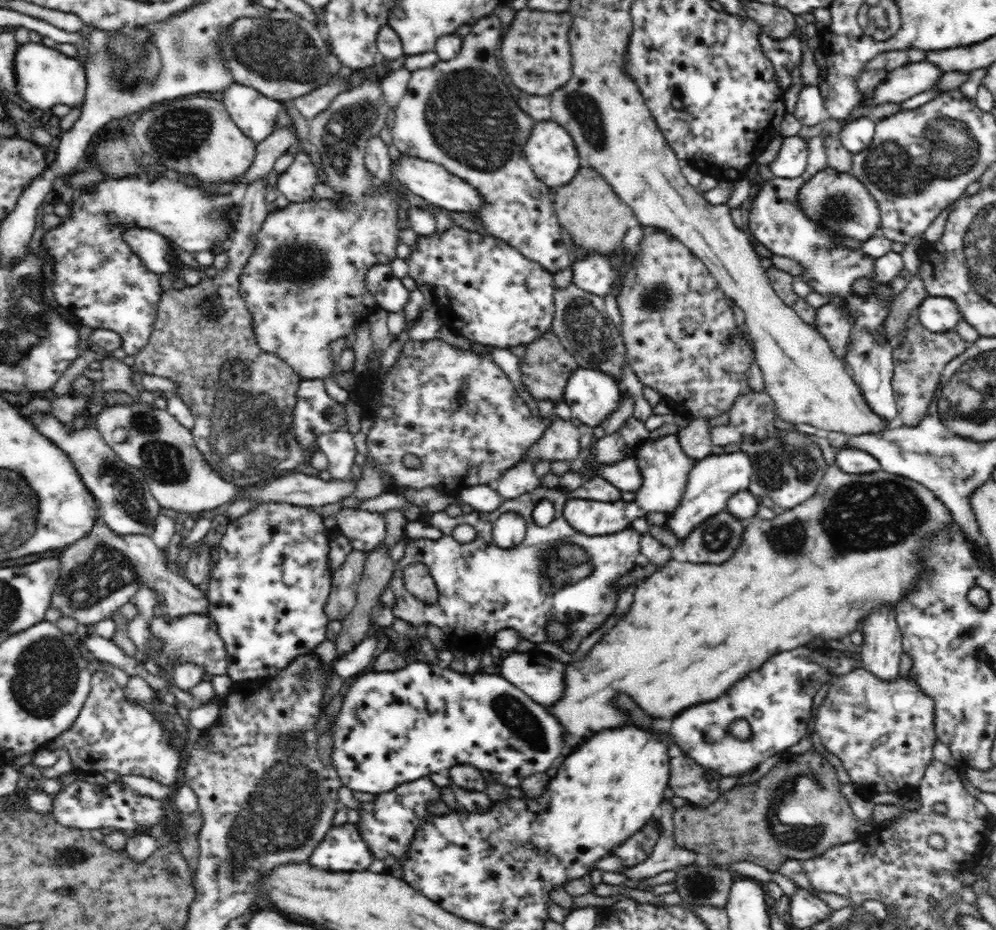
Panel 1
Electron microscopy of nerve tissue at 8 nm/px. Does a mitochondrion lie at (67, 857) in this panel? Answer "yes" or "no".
yes

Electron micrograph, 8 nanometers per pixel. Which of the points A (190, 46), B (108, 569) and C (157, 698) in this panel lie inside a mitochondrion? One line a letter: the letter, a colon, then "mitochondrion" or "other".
A: mitochondrion
B: mitochondrion
C: other

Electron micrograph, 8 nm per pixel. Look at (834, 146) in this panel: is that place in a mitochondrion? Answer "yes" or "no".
no

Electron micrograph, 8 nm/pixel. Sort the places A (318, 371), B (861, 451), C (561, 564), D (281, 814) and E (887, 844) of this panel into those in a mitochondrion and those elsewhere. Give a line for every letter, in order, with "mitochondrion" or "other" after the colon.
A: other
B: other
C: mitochondrion
D: mitochondrion
E: other

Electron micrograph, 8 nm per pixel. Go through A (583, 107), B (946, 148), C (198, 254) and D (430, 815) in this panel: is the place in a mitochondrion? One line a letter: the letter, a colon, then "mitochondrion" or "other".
A: mitochondrion
B: mitochondrion
C: other
D: other

